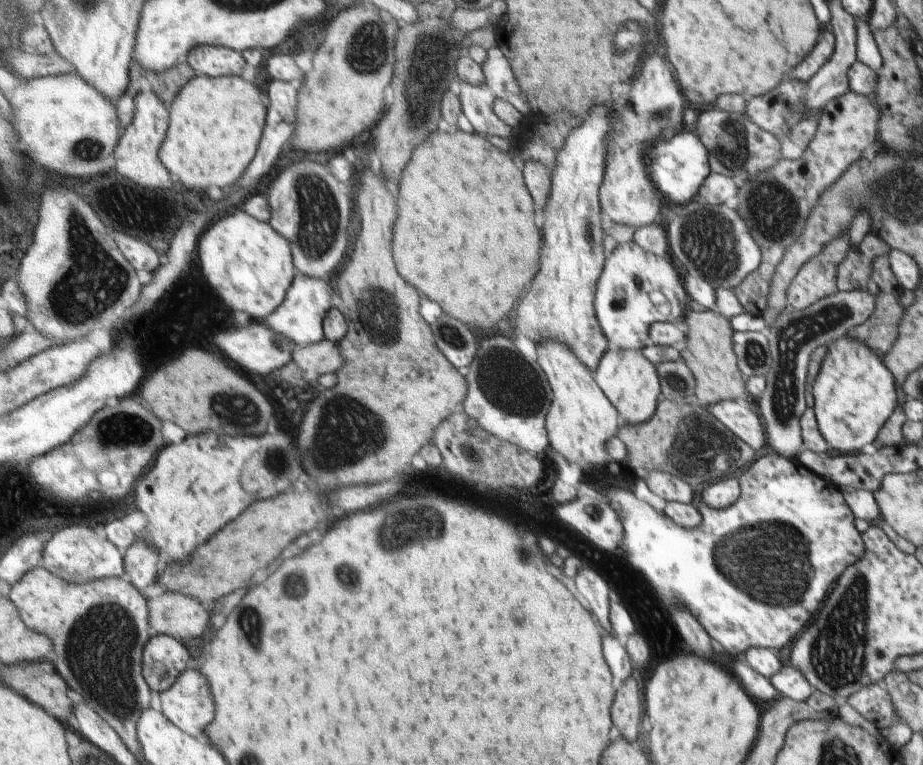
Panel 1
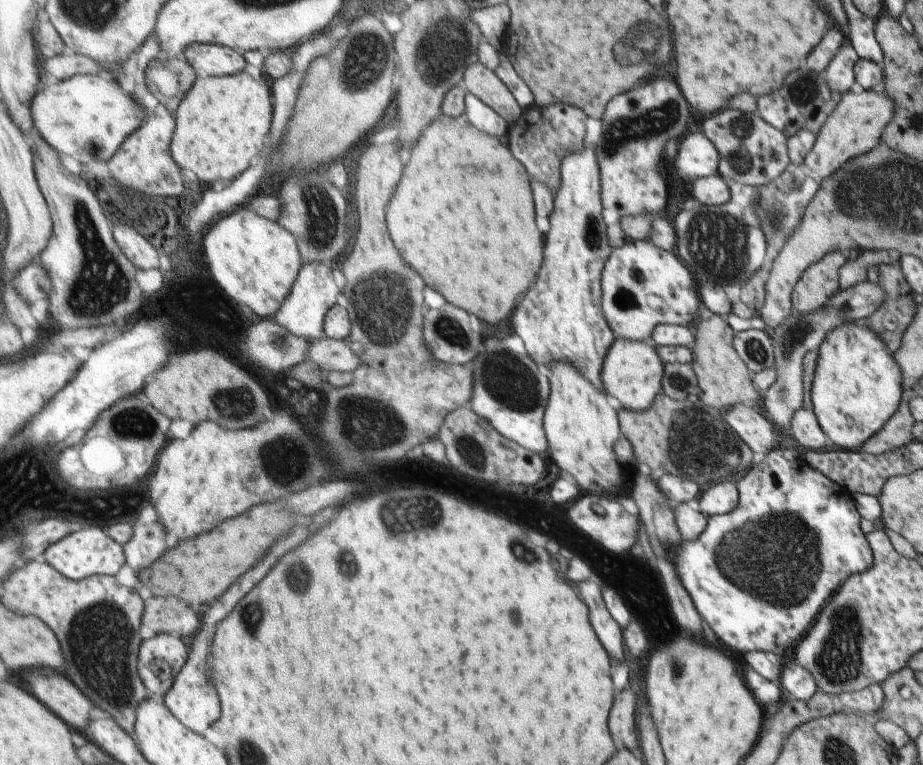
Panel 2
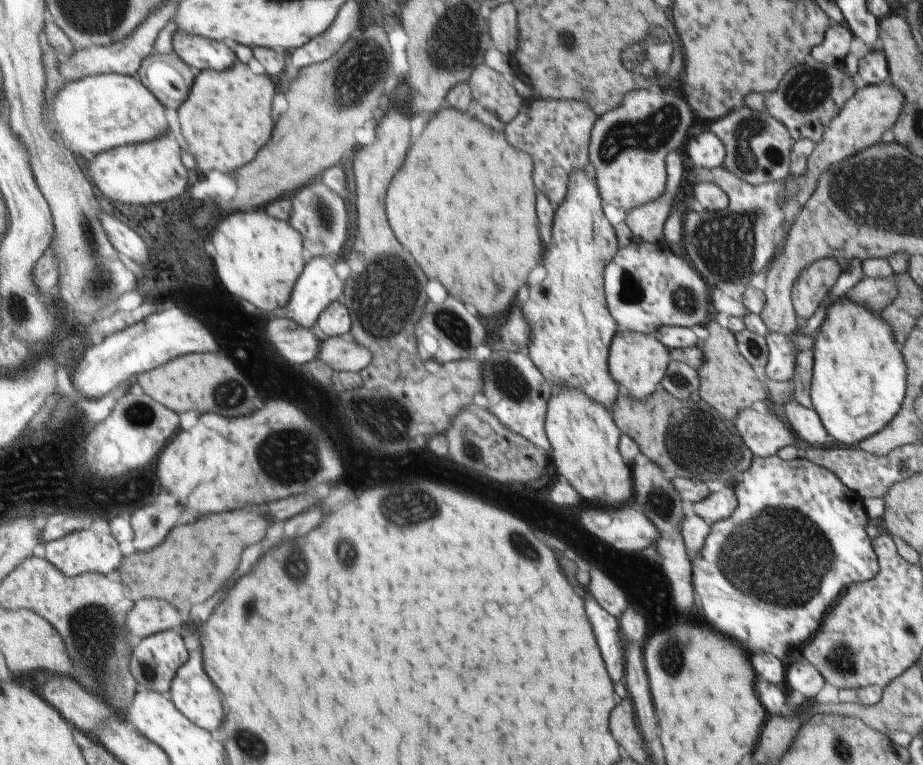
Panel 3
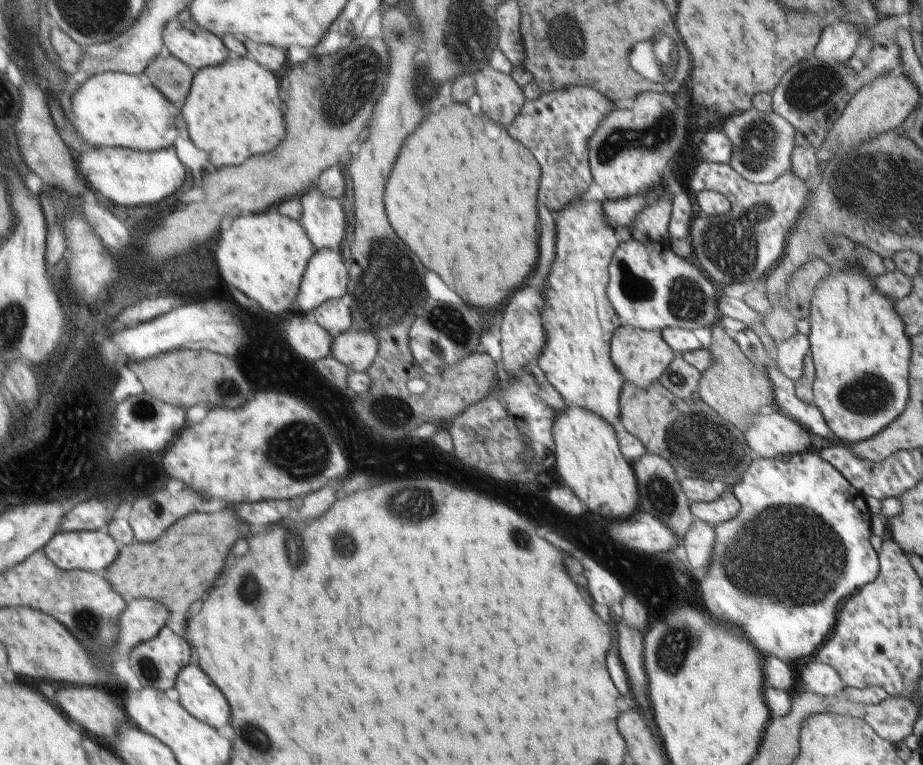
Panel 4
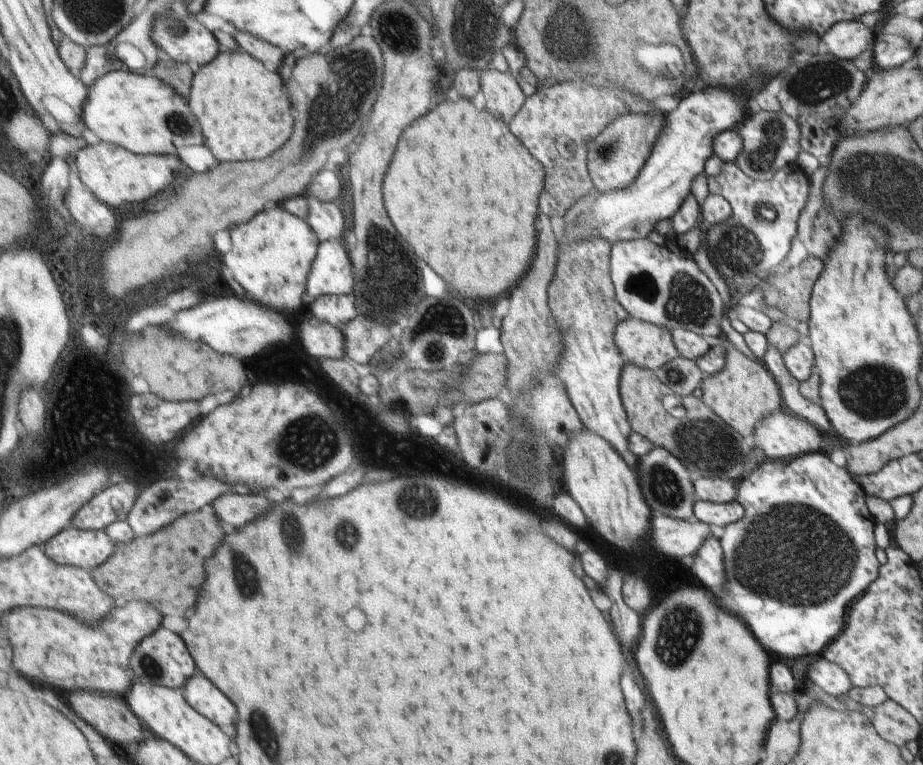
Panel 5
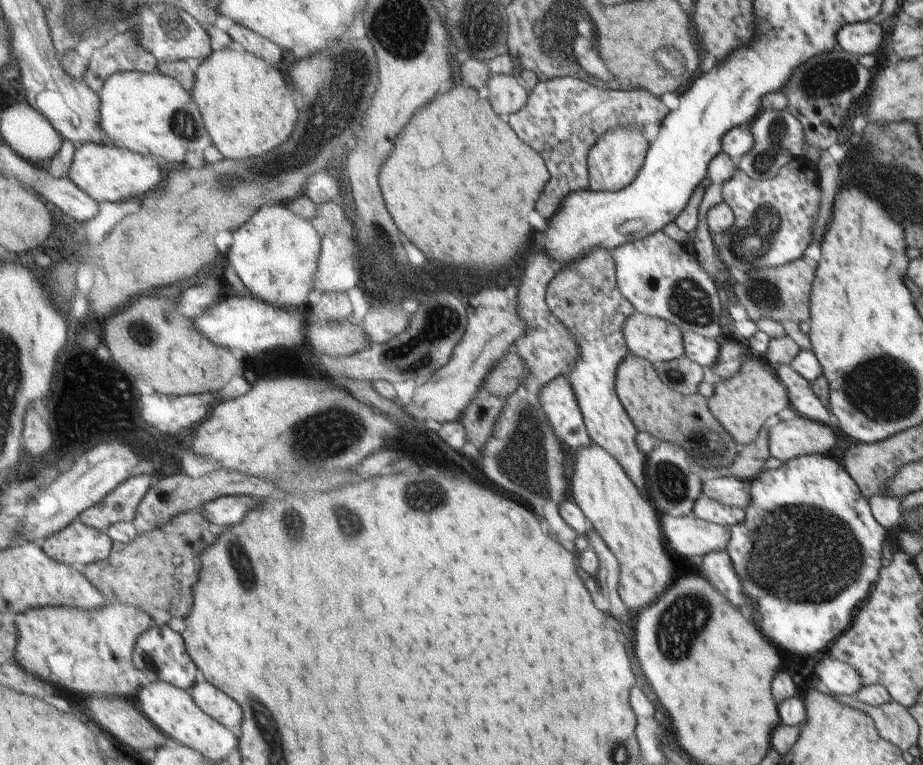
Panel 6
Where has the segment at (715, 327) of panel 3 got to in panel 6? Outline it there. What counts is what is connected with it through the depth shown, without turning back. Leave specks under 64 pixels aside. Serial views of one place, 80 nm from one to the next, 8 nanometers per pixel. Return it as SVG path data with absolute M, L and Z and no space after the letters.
M746 355L741 362L741 368L737 374L723 378L715 383L715 390L711 390L713 396L707 398L711 414L729 432L733 442L743 447L753 442L758 436L761 424L769 418L775 418L775 414L781 416L781 410L787 410L788 392L772 371L772 368L762 358Z

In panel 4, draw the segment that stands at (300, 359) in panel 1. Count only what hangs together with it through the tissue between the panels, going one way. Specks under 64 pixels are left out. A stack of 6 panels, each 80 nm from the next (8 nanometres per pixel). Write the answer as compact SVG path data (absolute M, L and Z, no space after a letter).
M356 325L334 337L331 356L343 361L350 370L365 372L377 358L379 337Z

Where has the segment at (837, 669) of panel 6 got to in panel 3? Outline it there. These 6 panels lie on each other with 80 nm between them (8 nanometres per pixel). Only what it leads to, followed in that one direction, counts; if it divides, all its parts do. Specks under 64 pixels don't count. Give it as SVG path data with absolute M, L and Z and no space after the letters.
M807 661L786 664L784 684L790 691L797 690L805 701L810 701L823 688L823 675L809 664Z

